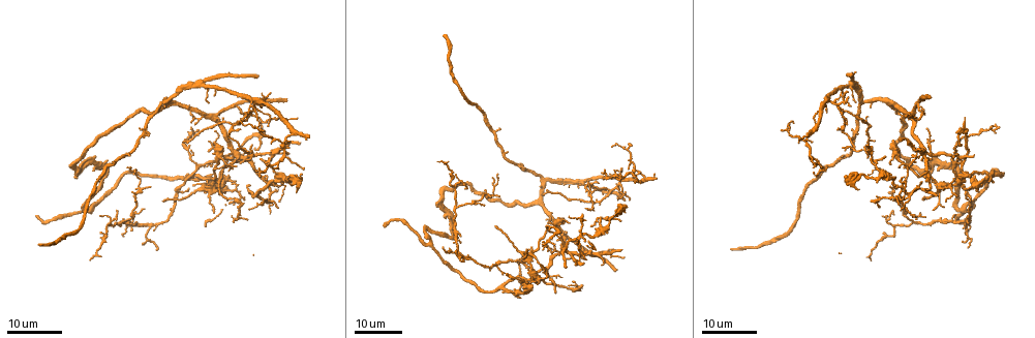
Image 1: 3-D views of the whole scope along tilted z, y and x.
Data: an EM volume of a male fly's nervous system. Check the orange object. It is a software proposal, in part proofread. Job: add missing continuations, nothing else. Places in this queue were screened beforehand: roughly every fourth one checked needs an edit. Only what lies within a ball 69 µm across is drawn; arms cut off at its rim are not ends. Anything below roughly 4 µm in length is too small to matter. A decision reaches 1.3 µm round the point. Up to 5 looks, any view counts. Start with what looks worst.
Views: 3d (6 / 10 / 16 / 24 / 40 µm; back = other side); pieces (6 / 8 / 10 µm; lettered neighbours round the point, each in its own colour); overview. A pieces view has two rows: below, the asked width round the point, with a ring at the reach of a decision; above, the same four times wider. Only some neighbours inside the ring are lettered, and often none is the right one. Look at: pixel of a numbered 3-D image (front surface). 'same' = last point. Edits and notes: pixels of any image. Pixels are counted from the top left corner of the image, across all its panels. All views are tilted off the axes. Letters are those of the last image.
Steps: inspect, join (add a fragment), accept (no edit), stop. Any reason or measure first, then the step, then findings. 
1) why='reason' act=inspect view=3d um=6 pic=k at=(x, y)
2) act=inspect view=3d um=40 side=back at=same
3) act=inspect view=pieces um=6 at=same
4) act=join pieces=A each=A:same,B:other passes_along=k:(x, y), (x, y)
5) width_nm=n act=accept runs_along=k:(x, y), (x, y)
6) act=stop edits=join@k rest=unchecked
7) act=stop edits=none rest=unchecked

why='an open end' act=inspect view=3d um=24 pic=1 at=(852, 74)

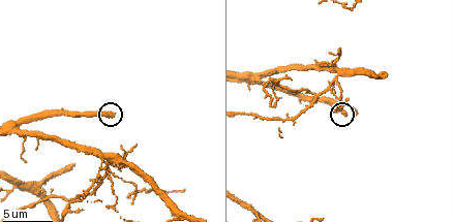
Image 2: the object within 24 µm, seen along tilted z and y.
act=inspect view=pieces um=8 pic=2 at=(113, 114)

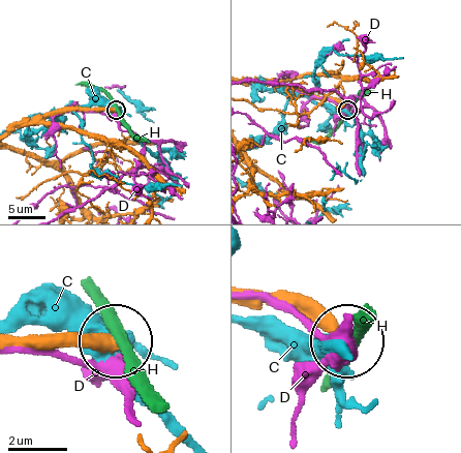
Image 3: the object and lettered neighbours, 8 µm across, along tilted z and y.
act=accept each=C:other,D:other,H:other runs_along=3:(17, 339), (116, 340) found='no lettered fragment goes on from it'

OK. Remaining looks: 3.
why='free end' act=inspect view=3d um=16 pic=1 at=(164, 202)

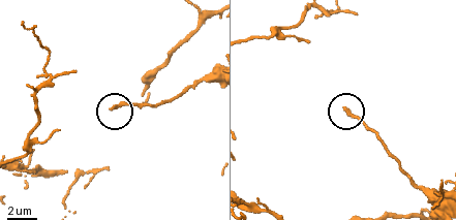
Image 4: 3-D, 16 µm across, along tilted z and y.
why='what lies round it' act=inspect view=pieces um=8 pic=4 at=(347, 110)

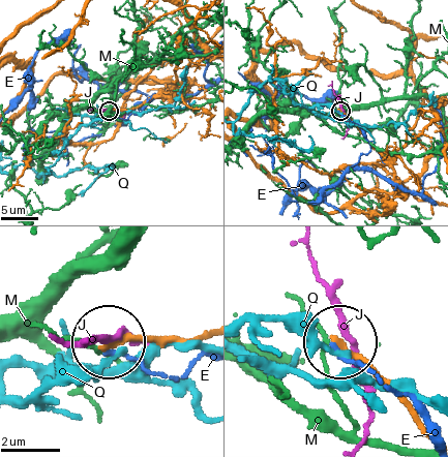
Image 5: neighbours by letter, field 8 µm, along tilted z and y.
act=accept each=E:other,J:other,M:other,Q:other runs_along=5:(201, 335), (111, 341) found='none of them fits'

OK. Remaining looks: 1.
act=stop edits=none rest=unchecked

